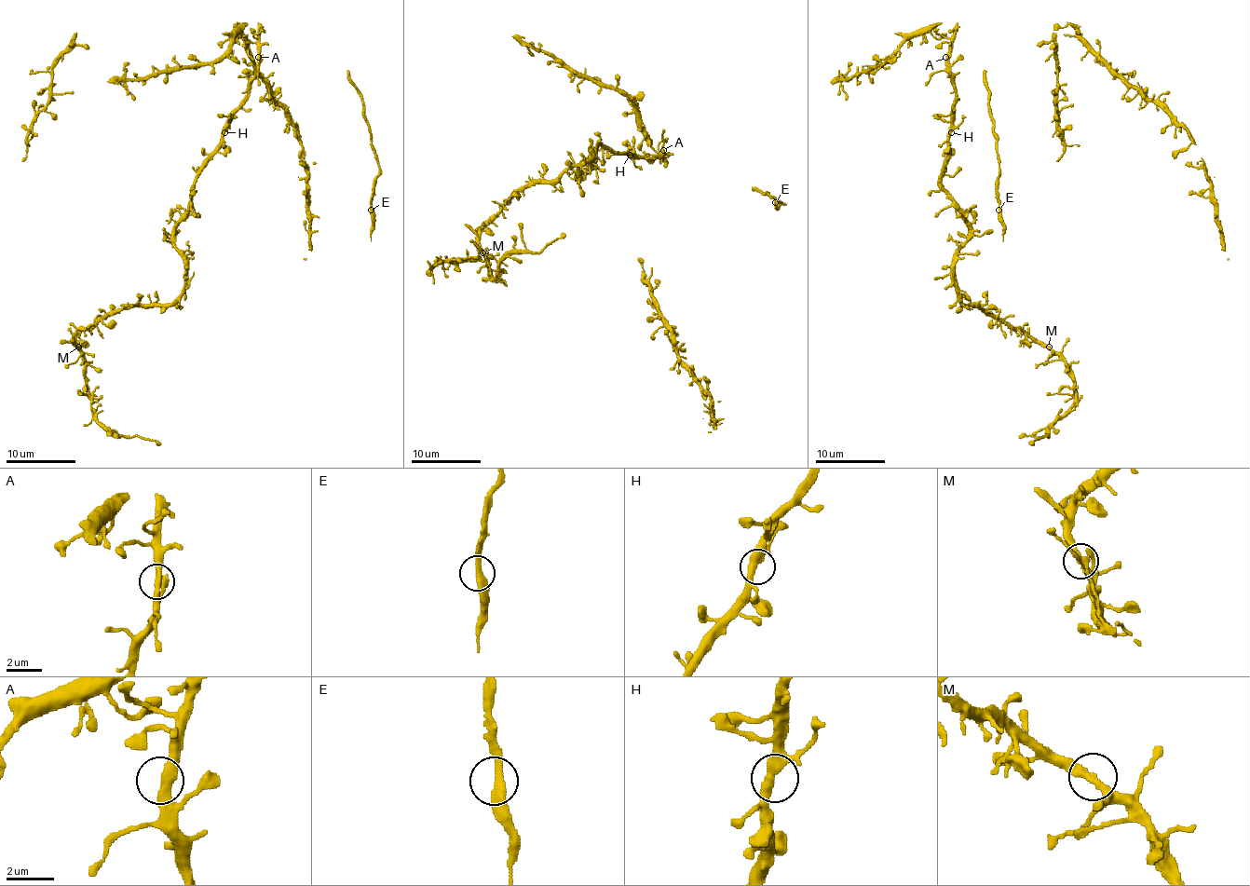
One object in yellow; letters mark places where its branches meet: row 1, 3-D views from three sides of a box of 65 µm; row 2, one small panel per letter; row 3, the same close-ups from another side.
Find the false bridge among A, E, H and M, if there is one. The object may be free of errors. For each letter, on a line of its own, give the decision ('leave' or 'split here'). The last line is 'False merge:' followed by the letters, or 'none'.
A: leave
E: leave
H: leave
M: leave
False merge: none

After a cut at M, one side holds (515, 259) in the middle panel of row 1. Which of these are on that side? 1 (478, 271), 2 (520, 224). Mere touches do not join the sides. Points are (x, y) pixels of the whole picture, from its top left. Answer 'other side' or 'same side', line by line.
1: same side
2: same side

